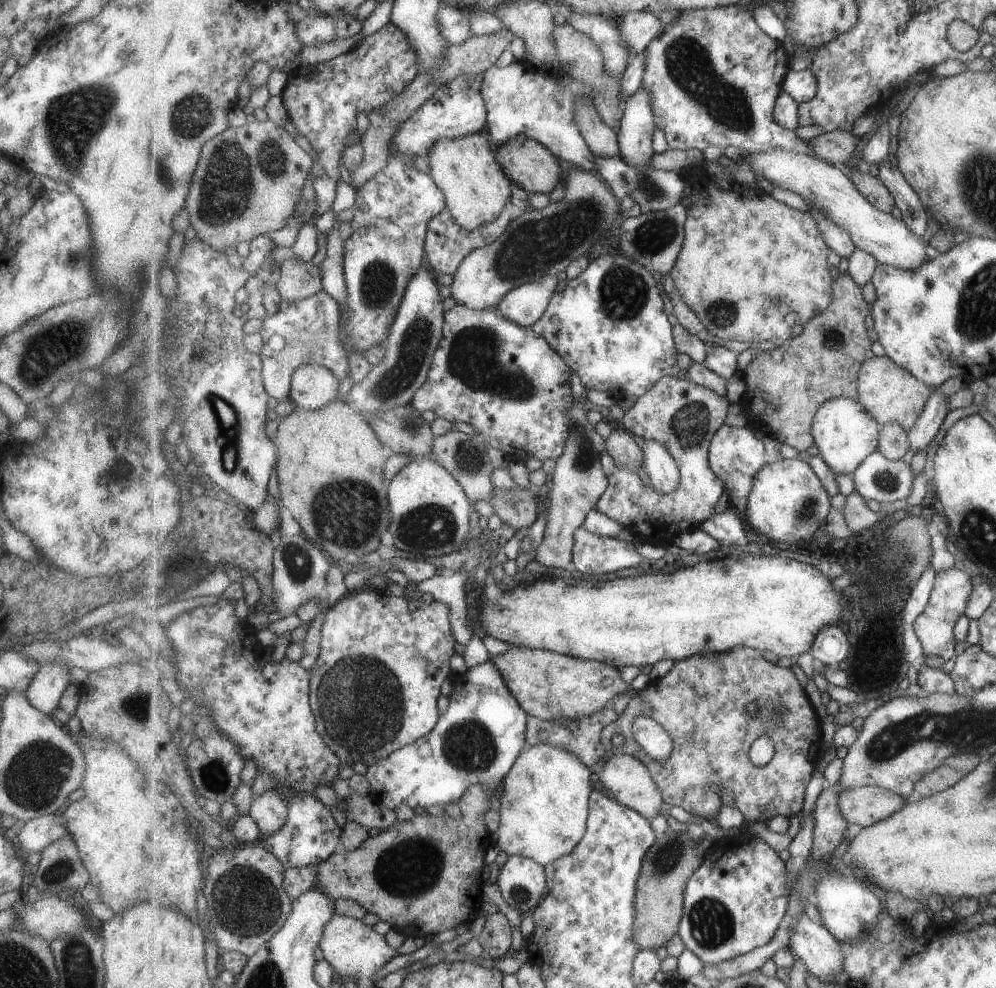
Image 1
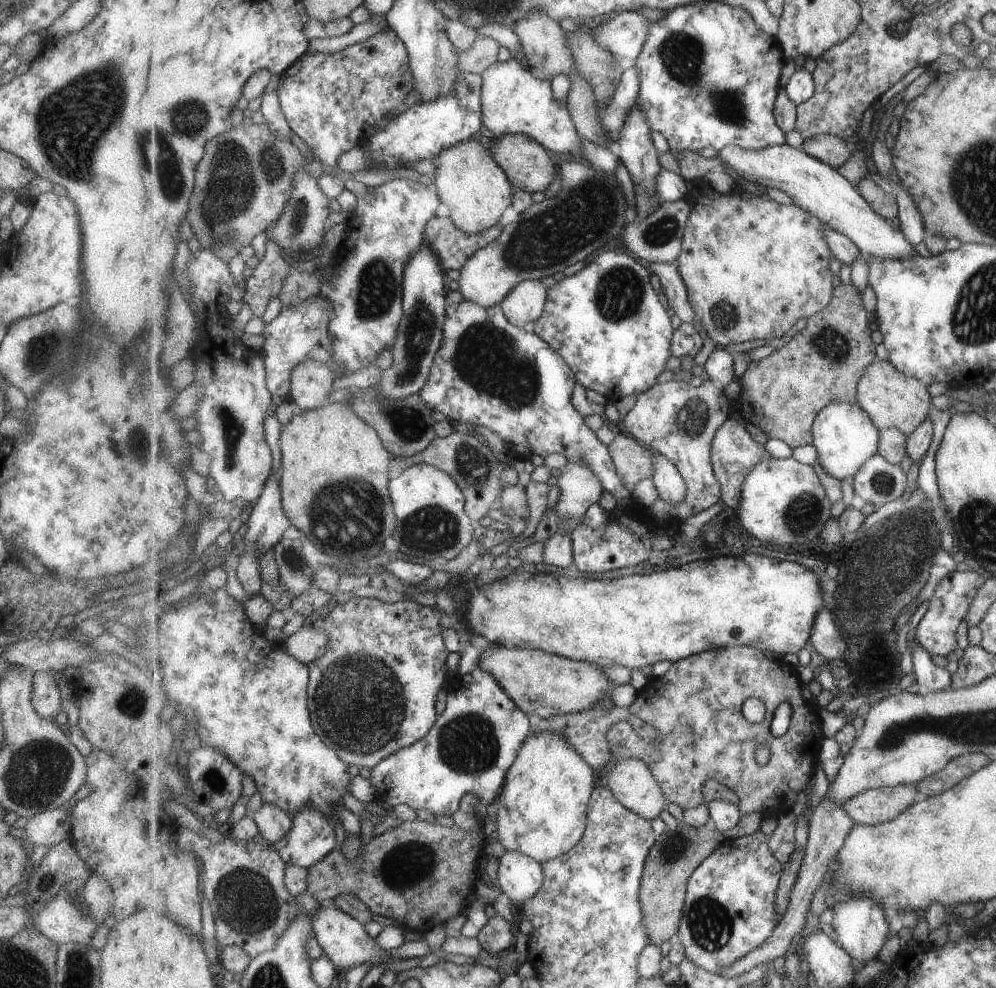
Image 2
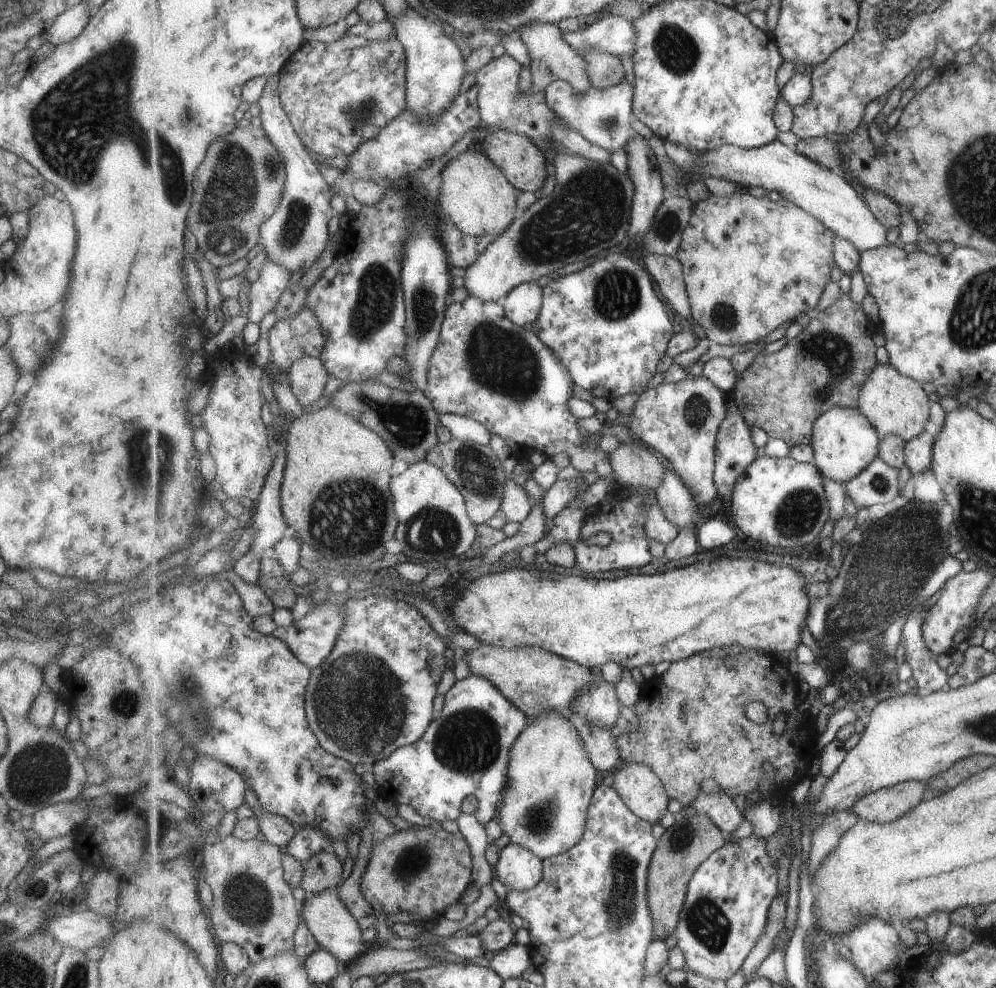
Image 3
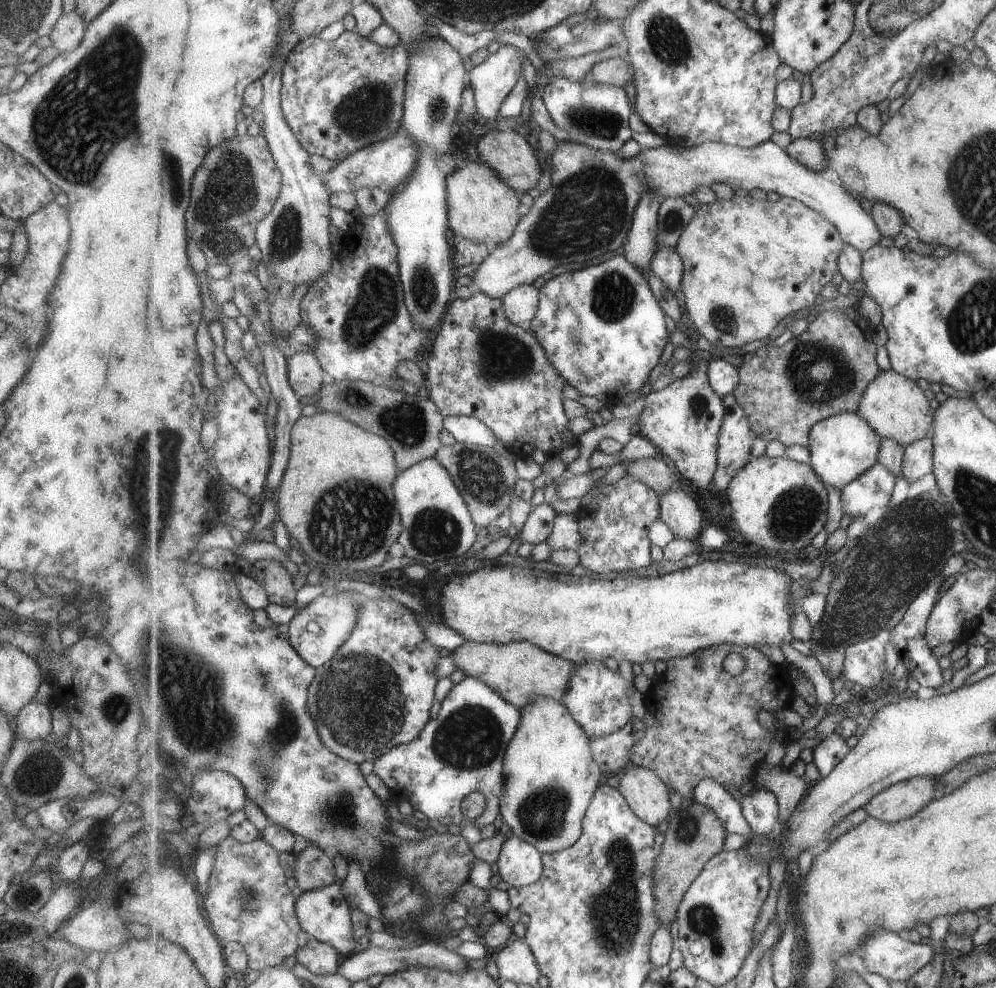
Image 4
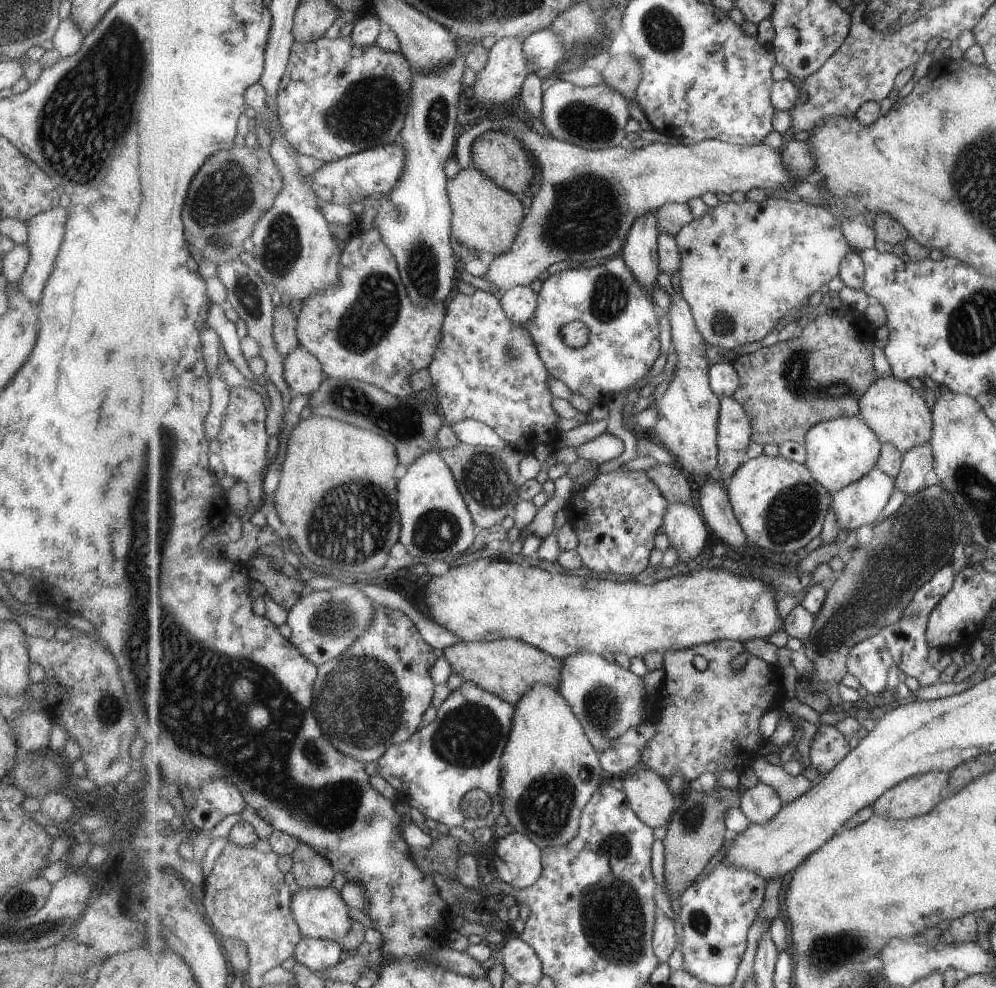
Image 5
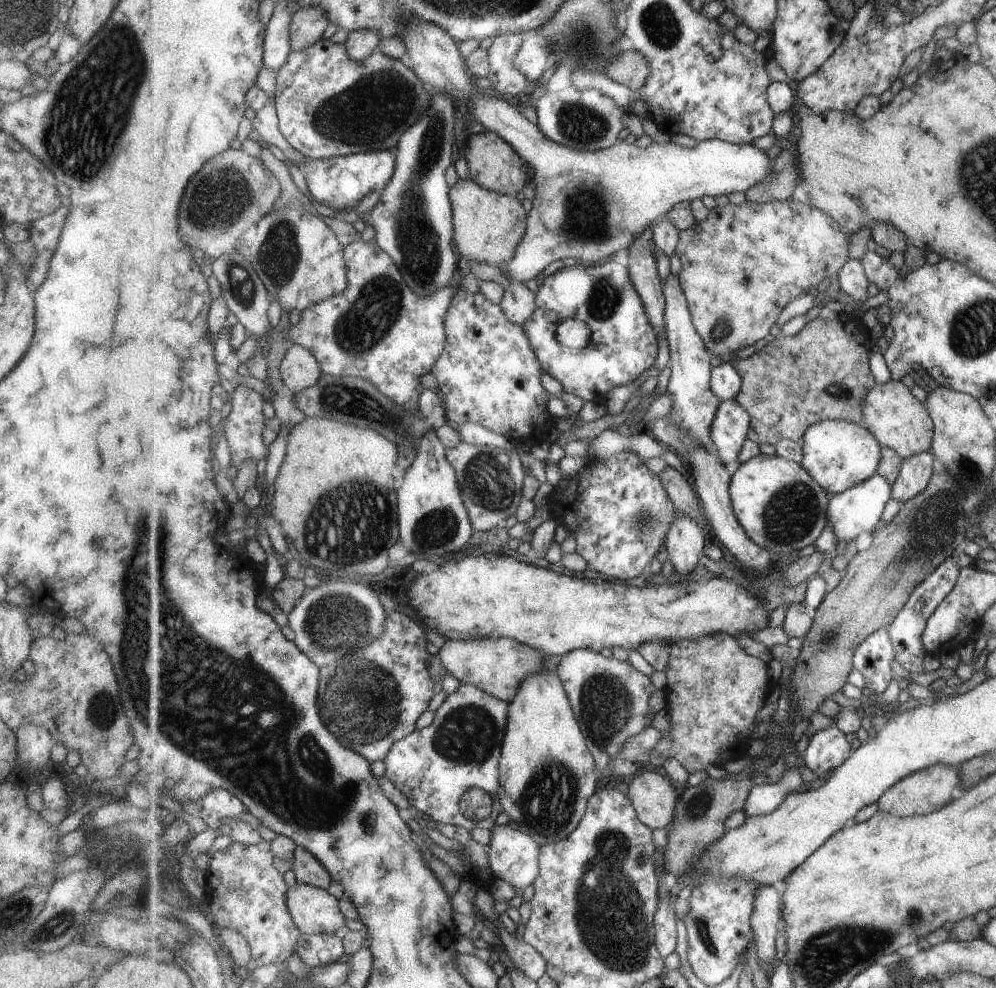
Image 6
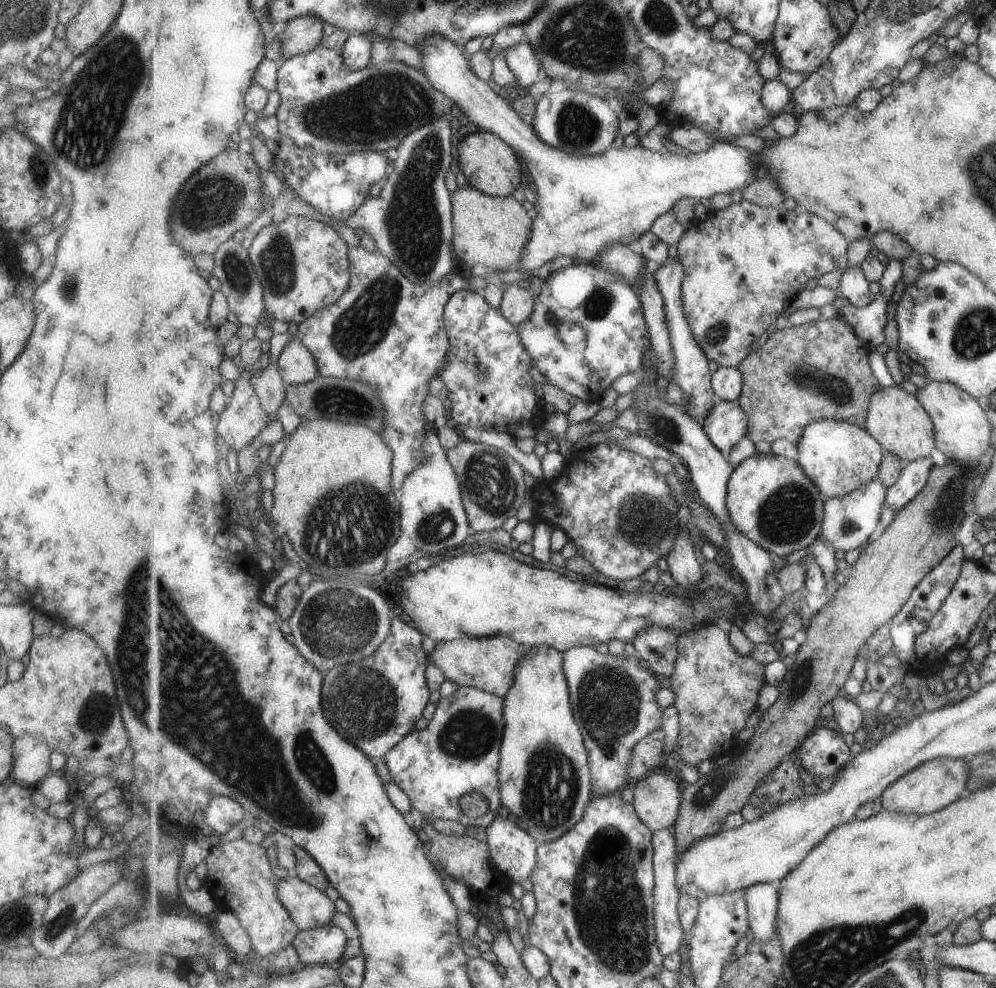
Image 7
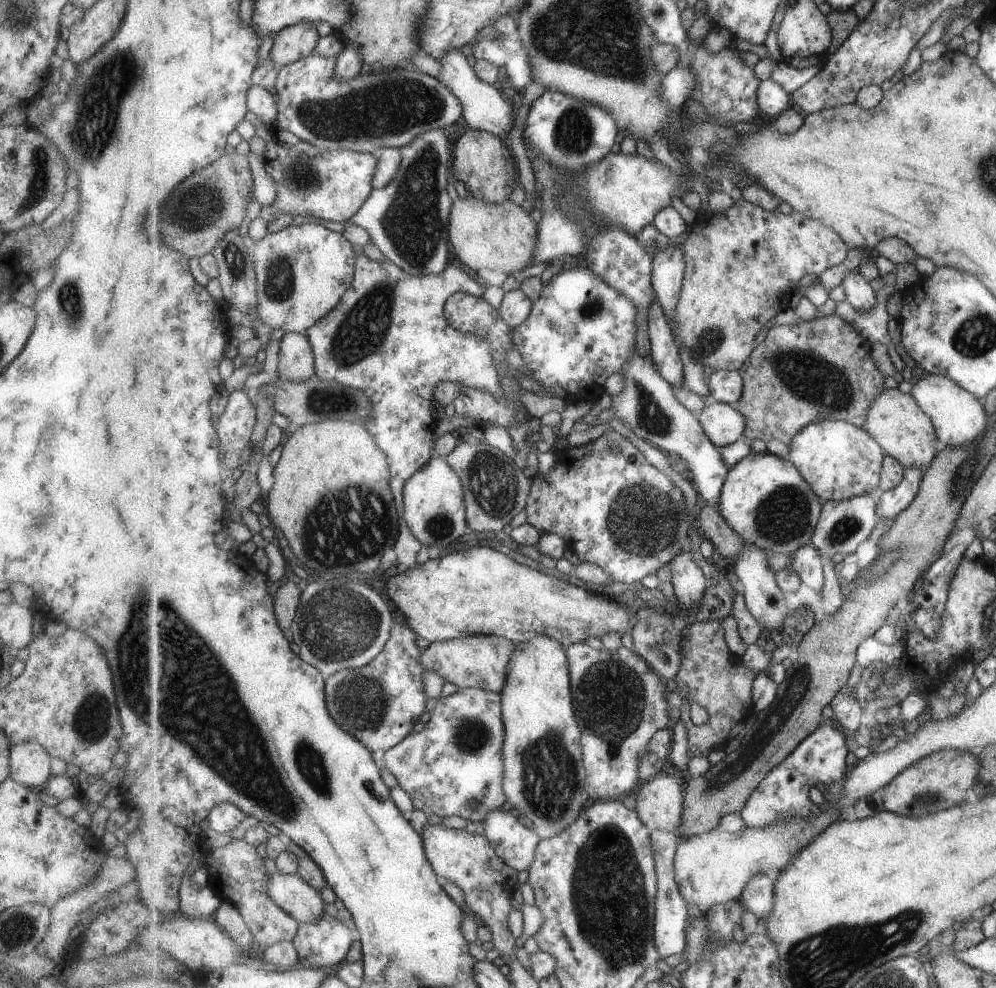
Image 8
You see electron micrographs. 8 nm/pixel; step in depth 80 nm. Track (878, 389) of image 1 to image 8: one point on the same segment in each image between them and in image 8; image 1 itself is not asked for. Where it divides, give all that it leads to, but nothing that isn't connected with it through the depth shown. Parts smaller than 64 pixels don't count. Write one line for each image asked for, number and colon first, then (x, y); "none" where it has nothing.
2: (893, 399)
3: (896, 404)
4: (894, 405)
5: (899, 415)
6: (899, 421)
7: (897, 419)
8: (906, 432)

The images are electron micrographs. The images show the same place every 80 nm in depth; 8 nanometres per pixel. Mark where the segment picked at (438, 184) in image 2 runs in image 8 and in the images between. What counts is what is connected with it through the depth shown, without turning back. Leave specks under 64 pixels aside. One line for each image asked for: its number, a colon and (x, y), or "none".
3: (476, 195)
4: (483, 208)
5: (486, 217)
6: (489, 226)
7: (494, 231)
8: (503, 237)

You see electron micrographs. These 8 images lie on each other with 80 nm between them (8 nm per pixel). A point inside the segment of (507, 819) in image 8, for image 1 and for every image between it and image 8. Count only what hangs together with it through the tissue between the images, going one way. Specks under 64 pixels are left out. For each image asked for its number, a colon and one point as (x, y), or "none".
1: (522, 882)
2: (520, 876)
3: (518, 868)
4: (520, 864)
5: (517, 859)
6: (514, 857)
7: (514, 850)

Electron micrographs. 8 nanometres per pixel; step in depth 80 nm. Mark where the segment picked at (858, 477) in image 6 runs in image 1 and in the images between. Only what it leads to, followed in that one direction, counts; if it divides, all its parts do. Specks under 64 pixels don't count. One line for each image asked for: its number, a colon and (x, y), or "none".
1: (846, 432)
2: (845, 436)
3: (846, 442)
4: (844, 446)
5: (841, 451)

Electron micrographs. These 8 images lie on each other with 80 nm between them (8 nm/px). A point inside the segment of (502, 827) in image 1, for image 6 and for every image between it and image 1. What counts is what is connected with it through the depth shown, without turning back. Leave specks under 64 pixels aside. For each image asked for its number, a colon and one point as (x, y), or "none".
2: (543, 810)
3: (551, 780)
4: (551, 776)
5: (551, 769)
6: (548, 772)

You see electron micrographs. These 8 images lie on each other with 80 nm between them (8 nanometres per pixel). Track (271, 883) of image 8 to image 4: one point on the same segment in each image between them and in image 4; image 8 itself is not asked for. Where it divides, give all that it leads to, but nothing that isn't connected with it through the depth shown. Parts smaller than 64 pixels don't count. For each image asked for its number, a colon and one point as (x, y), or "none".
4: (325, 914)
5: (322, 913)
6: (315, 910)
7: (310, 907)

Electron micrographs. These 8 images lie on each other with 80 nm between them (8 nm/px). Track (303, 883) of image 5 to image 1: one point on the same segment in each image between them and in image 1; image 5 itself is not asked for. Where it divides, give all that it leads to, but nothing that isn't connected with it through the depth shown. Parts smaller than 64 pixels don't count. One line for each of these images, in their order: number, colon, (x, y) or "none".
1: (422, 876)
2: (420, 874)
3: (322, 871)
4: (314, 869)

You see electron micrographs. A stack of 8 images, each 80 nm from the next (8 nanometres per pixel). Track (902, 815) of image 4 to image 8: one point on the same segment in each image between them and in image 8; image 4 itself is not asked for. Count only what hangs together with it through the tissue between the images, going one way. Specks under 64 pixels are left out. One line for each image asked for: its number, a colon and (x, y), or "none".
5: (917, 795)
6: (929, 789)
7: (934, 784)
8: (936, 782)

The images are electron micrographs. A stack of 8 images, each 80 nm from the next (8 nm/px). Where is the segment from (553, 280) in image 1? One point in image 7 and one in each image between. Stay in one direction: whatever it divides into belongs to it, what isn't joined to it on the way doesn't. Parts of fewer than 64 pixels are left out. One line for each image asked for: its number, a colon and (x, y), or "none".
2: (525, 304)
3: (523, 305)
4: (521, 304)
5: (520, 302)
6: (519, 303)
7: (518, 304)

